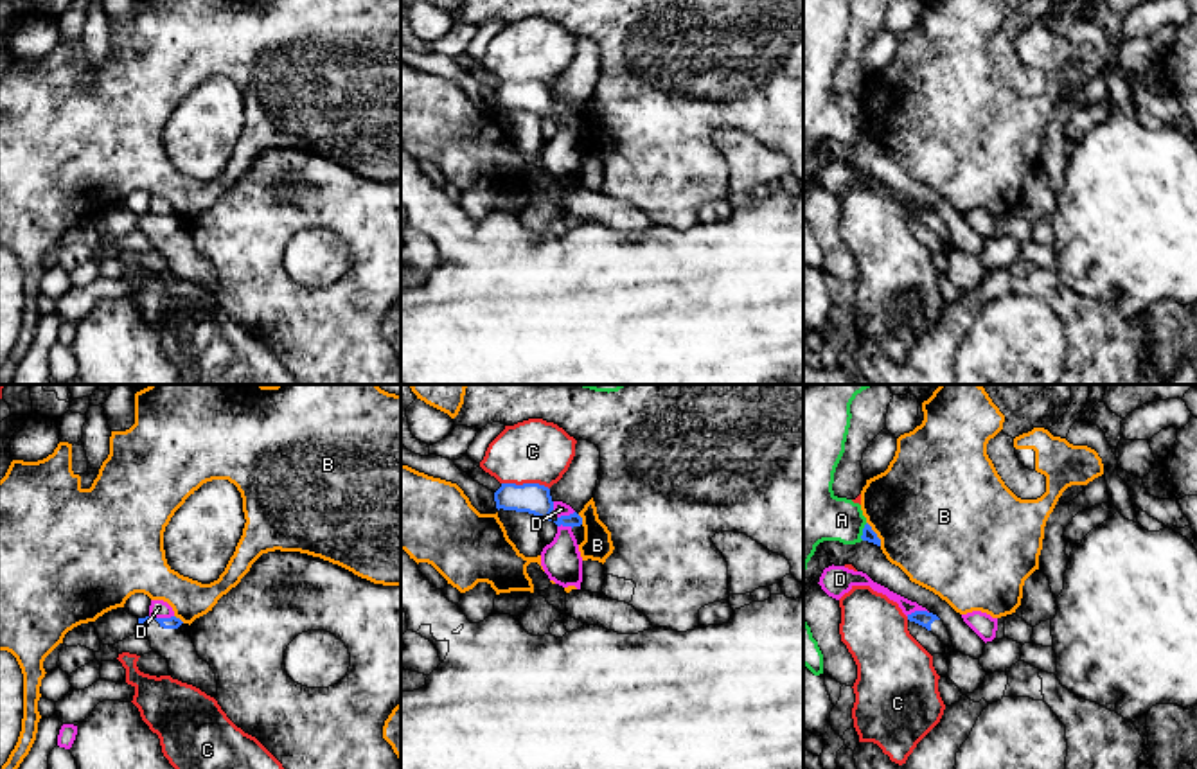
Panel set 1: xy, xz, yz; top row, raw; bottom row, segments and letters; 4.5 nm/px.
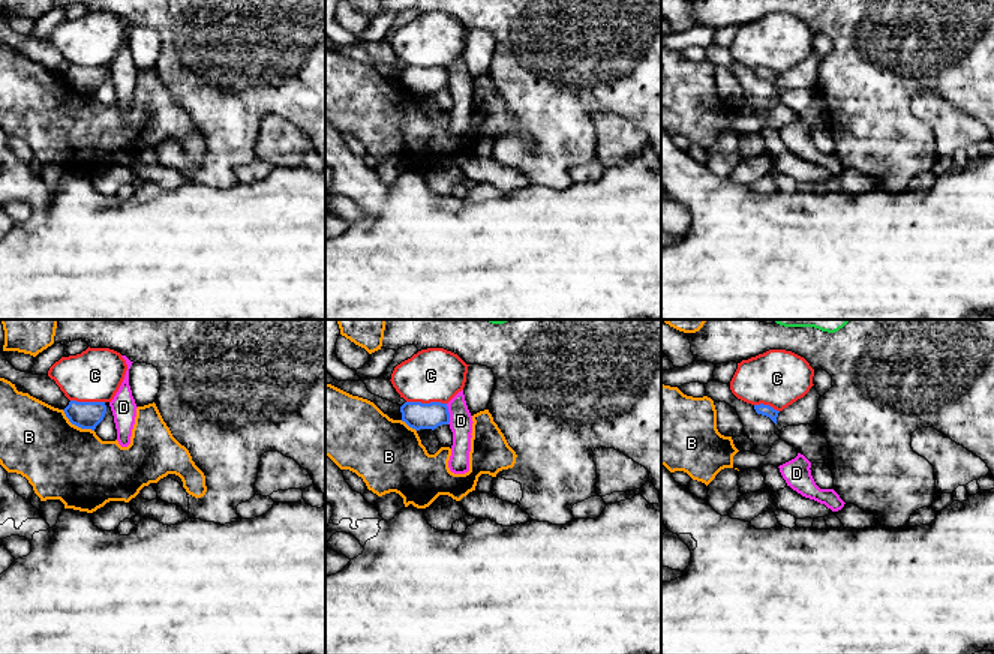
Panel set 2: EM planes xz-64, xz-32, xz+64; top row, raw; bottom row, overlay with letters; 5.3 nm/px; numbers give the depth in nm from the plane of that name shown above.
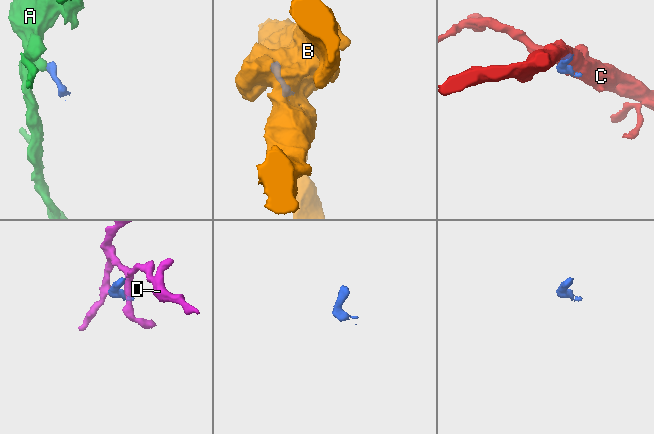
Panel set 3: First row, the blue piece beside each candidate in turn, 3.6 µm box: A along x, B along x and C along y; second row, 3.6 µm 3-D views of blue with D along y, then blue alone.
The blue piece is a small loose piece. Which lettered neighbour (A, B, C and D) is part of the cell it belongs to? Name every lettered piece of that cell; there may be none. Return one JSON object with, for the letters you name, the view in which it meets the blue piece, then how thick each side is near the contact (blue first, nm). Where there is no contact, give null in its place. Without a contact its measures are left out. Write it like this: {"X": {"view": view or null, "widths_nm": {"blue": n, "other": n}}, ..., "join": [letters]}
{"join": []}

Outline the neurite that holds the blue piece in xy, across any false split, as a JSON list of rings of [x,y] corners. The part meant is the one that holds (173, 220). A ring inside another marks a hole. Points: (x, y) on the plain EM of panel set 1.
[[[138,216],[138,230],[149,235],[153,250],[169,261],[169,273],[192,282],[216,296],[217,278],[207,259],[203,259],[191,235],[191,223],[180,216]]]

